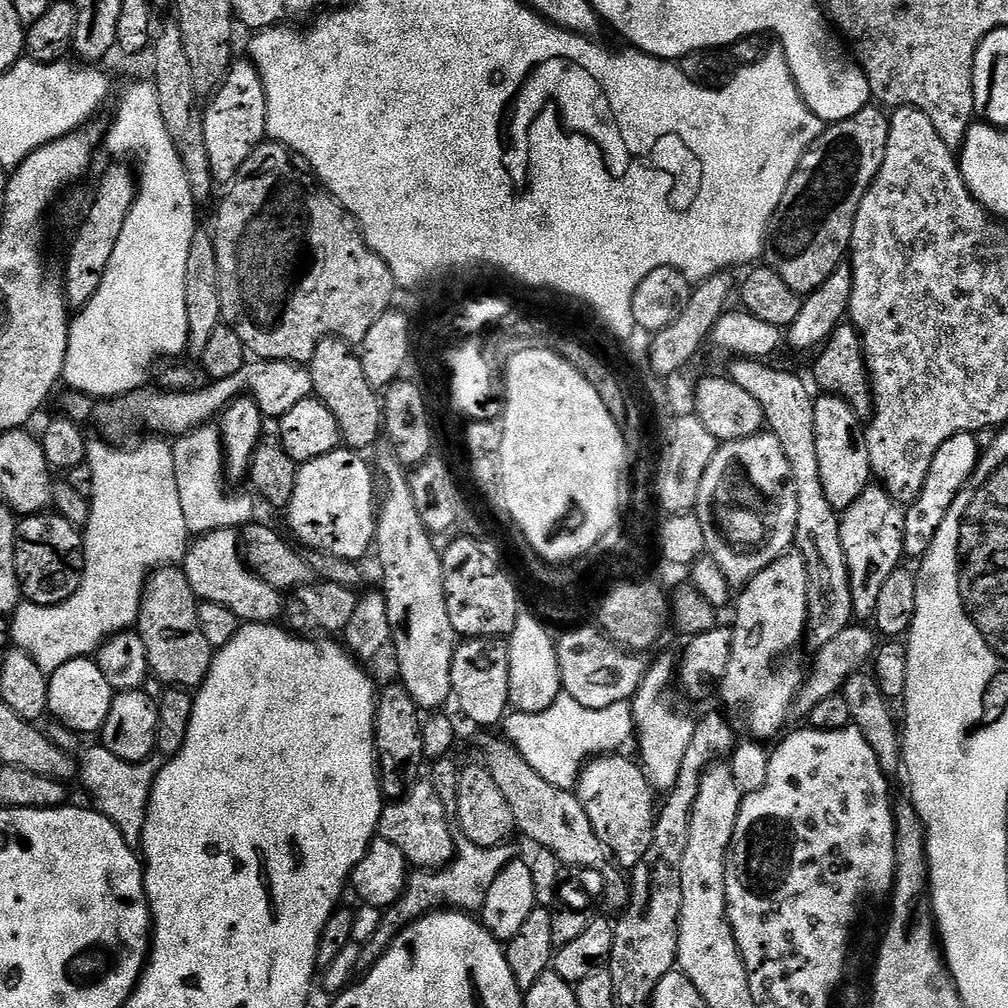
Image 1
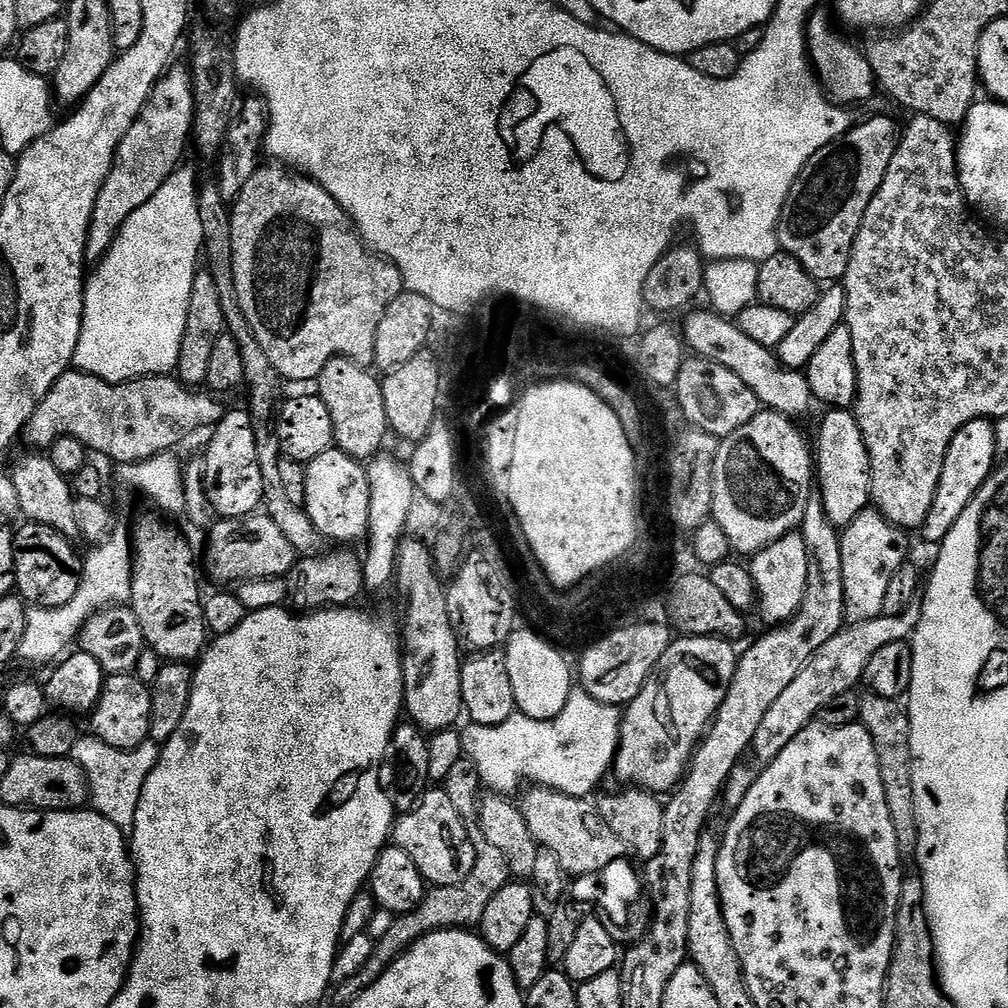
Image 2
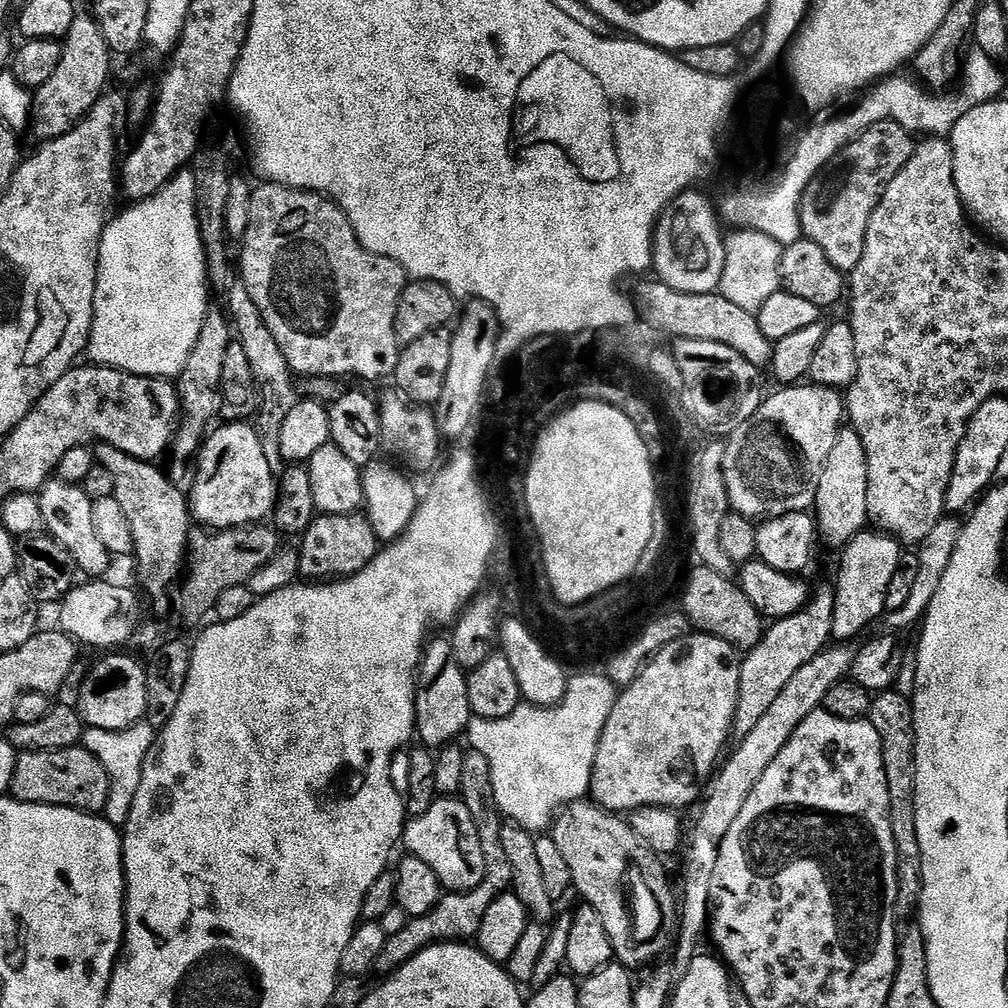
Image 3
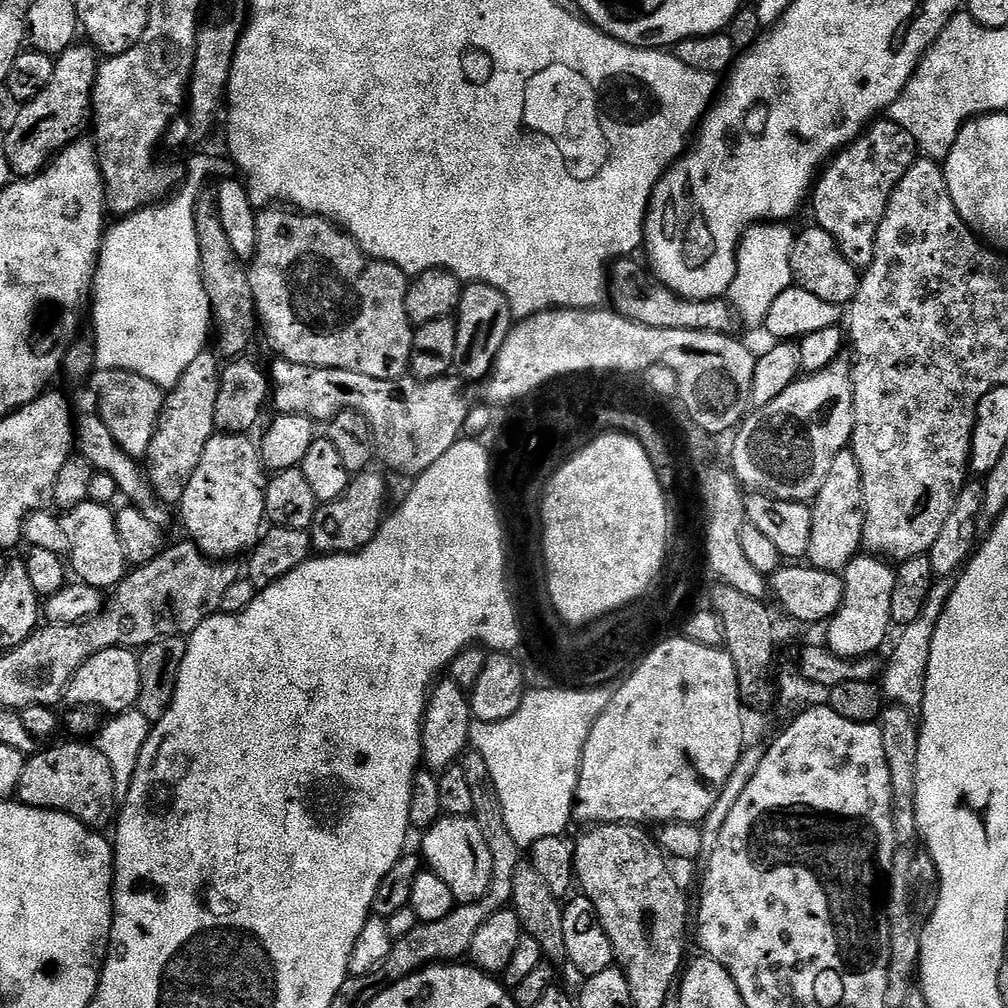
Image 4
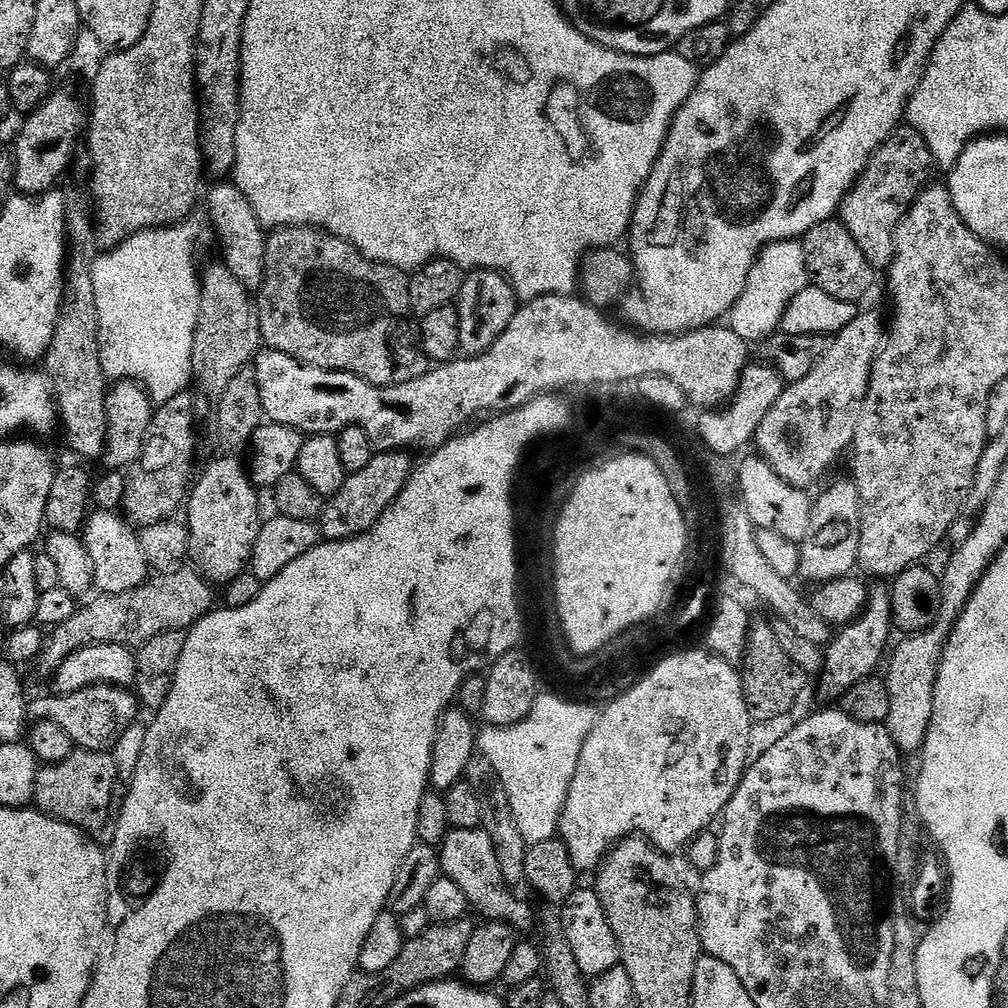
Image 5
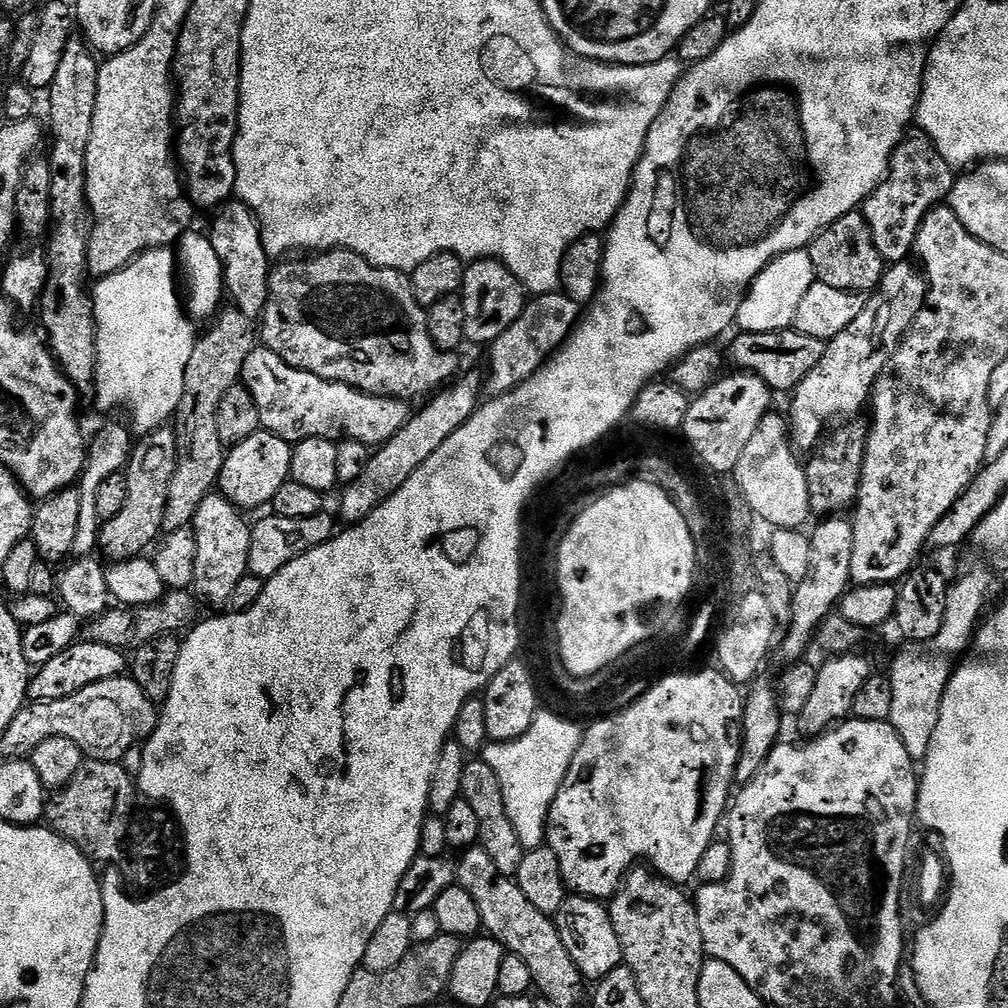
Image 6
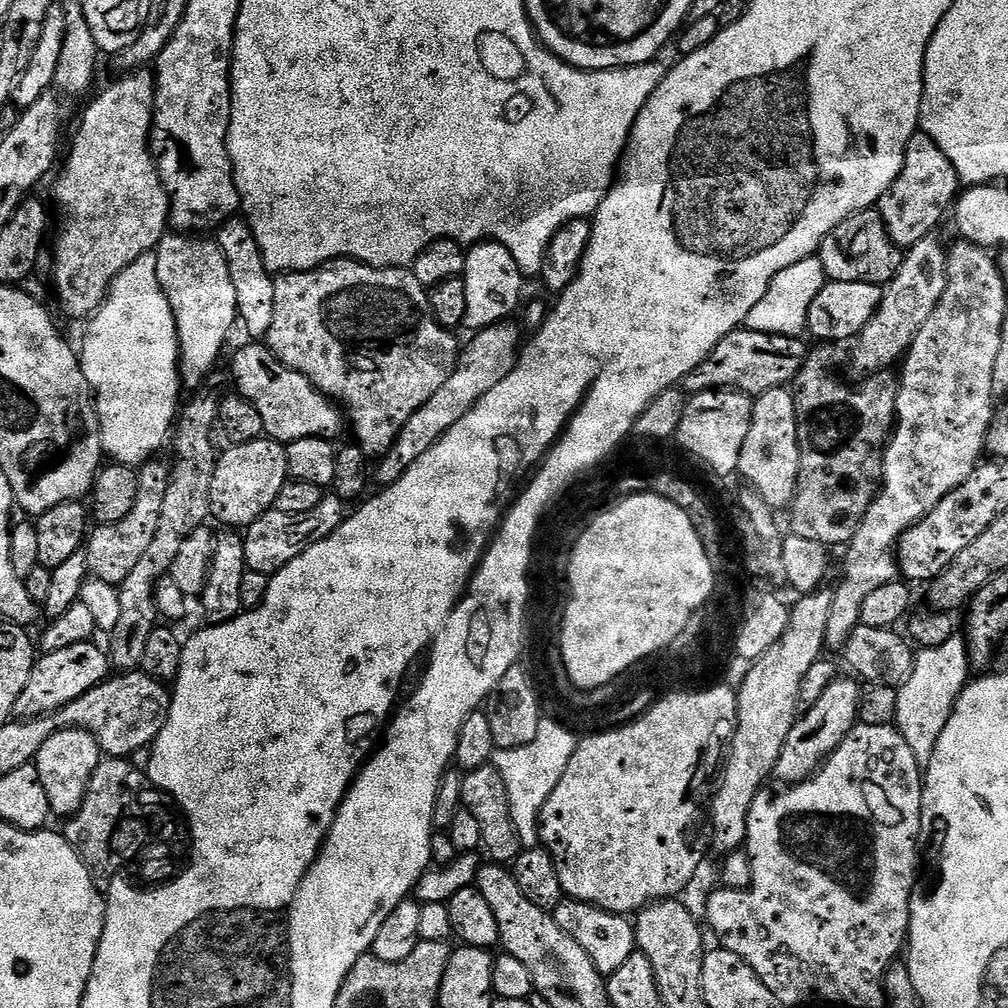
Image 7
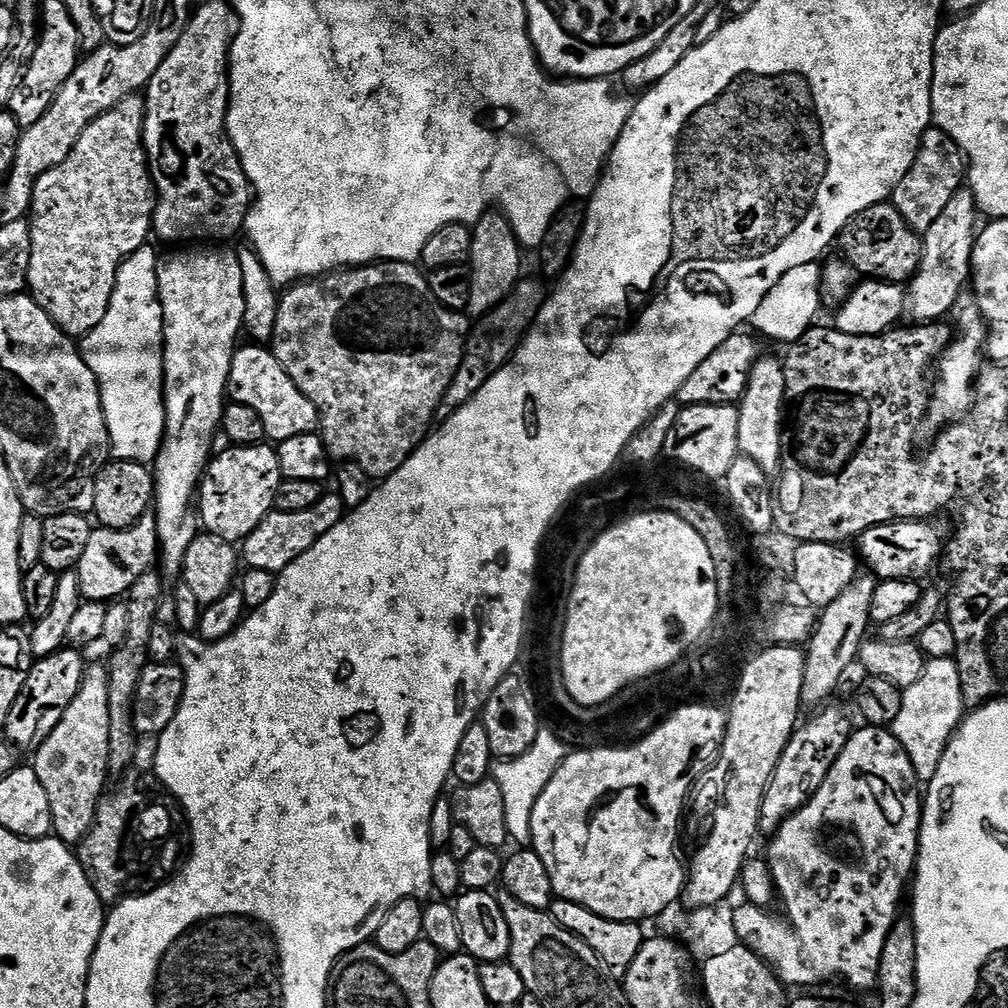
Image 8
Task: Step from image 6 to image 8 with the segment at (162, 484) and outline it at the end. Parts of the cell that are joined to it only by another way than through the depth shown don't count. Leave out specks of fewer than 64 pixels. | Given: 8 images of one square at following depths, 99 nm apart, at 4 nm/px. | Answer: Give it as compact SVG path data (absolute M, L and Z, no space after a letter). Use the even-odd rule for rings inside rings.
M155 511L143 512L129 528L110 530L93 527L90 542L74 569L80 583L80 594L85 601L116 602L127 597L128 591L157 563L160 551Z

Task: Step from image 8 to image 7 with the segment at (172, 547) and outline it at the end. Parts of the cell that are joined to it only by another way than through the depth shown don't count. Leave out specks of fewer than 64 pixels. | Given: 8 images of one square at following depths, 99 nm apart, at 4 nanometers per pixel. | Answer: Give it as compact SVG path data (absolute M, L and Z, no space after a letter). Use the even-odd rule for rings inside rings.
M166 234L160 240L154 255L158 262L158 282L170 302L176 323L180 343L180 378L185 389L196 388L215 370L216 363L224 352L224 343L227 342L232 327L237 327L238 324L238 294L234 294L230 266L215 239L193 238L188 234Z

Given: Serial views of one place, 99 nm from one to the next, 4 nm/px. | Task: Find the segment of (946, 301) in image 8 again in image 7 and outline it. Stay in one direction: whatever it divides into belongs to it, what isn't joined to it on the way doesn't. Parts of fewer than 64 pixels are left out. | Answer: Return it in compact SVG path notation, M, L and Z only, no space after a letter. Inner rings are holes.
M935 235L922 238L904 252L898 274L883 289L884 297L870 322L855 337L852 348L852 368L859 374L882 372L897 363L912 345L912 339L926 326L926 318L934 314L934 306L942 298L948 281L948 248L936 241ZM856 344L856 345L855 345ZM897 359L897 360L896 360ZM896 360L896 361L895 361Z

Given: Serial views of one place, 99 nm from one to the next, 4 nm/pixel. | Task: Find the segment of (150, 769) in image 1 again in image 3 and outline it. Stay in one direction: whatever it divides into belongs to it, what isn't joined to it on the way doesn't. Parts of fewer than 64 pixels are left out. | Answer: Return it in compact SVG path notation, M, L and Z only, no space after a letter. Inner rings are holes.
M146 722L117 732L85 727L82 747L90 750L90 754L94 754L94 758L98 758L98 762L104 767L105 774L108 775L108 797L102 815L115 828L123 829L128 820L130 806L134 802L134 794L138 790L138 782L142 778L142 766L146 762L146 754L150 754L157 735L157 729L151 728Z

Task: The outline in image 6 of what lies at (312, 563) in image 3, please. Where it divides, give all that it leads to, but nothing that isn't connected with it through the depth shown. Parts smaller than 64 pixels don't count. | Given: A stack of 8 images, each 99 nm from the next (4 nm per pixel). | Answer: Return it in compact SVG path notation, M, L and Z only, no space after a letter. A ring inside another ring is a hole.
M463 376L437 391L427 401L429 404L425 408L409 415L406 426L402 426L402 430L394 434L394 438L373 451L366 471L354 478L354 482L343 485L339 519L344 519L345 525L357 524L375 508L382 506L382 502L386 502L386 498L390 498L390 494L394 494L394 490L398 490L398 486L402 486L402 482L406 482L406 478L410 478L410 474L414 474L414 470L418 470L418 466L422 466L422 462L426 462L426 458L430 458L430 454L434 454L434 450L438 450L438 446L442 446L442 442L446 442L446 438L454 434L454 430L462 427L476 413L482 403L480 380L476 376Z

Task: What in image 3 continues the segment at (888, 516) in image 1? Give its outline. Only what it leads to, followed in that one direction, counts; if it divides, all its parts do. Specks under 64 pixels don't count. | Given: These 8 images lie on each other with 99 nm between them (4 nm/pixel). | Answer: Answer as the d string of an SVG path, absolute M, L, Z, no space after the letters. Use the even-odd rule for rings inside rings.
M879 530L860 532L844 545L839 553L840 565L836 568L834 583L833 641L852 642L848 640L862 635L880 615L880 619L885 615L886 590L890 586L890 578L894 578L894 570L898 570L901 555L900 541Z

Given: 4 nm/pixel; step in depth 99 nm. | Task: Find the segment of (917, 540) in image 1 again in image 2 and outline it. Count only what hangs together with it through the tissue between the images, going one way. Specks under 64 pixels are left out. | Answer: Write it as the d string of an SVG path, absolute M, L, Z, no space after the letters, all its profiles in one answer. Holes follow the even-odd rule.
M991 420L966 422L950 442L946 450L946 462L942 466L942 478L938 478L938 490L934 494L934 506L926 514L922 525L924 540L932 546L939 546L946 534L954 530L954 522L962 518L962 510L970 506L974 494L987 482L992 469L997 467L998 457L995 452L995 428Z

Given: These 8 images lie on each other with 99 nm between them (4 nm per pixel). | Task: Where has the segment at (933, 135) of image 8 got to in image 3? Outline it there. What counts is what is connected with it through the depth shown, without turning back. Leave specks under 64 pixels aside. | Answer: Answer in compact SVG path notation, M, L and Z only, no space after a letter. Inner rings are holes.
M878 122L848 144L837 164L827 164L806 186L799 210L803 239L817 244L840 272L850 274L858 266L862 246L866 244L870 214L874 214L894 174L898 174L910 158L913 147L913 133L898 126L898 122Z

